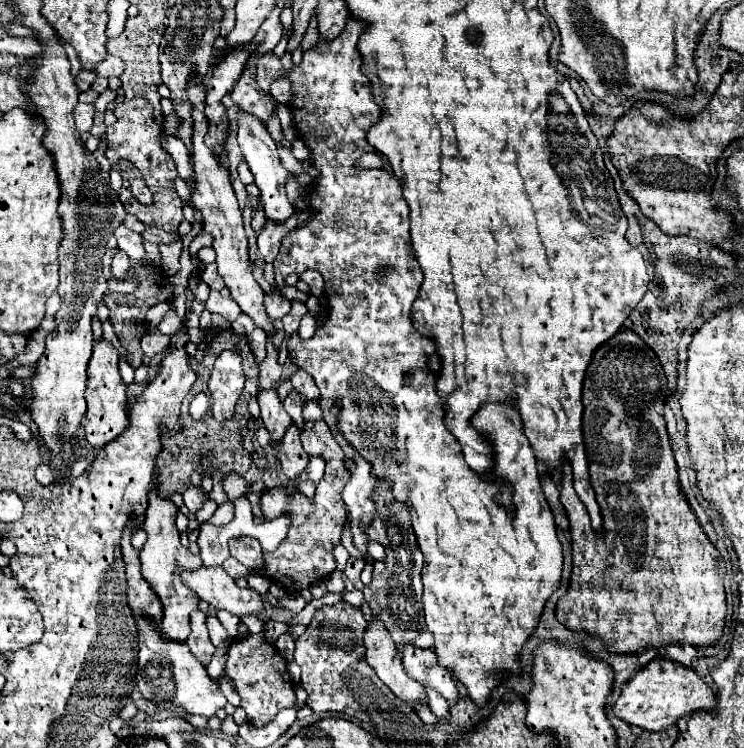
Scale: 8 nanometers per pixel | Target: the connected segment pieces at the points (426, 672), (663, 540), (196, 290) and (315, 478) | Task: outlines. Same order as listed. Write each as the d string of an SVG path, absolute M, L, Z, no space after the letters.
M406 644L400 648L400 652L402 652L404 670L410 678L420 682L422 686L432 686L434 690L438 690L450 706L458 702L460 696L458 696L456 682L452 674L448 674L448 670L438 666L434 650L420 650L414 648L412 644Z
M620 330L614 338L610 338L606 344L602 344L596 352L594 358L588 366L586 372L586 380L584 380L584 418L582 418L582 430L584 430L584 444L586 444L586 452L588 452L588 462L590 462L590 476L592 476L592 486L596 490L596 500L600 504L602 516L604 516L604 534L596 534L590 526L590 516L584 508L584 504L580 502L580 498L576 496L574 488L572 488L572 474L570 474L570 464L564 464L564 476L562 476L562 484L560 484L560 500L566 508L568 520L570 520L570 536L572 536L572 556L574 556L574 568L572 568L572 578L570 578L570 588L568 592L558 600L556 606L556 620L560 624L564 624L568 630L572 632L590 632L592 636L600 638L604 642L604 648L612 654L638 654L646 648L654 648L658 652L662 652L666 646L670 644L690 644L694 648L706 648L706 646L714 646L720 636L722 636L722 628L724 628L724 616L726 616L726 596L724 596L724 560L720 560L720 552L714 548L714 544L708 540L708 536L702 532L694 512L690 510L690 504L684 500L682 490L680 490L680 482L678 482L678 466L674 462L672 456L672 446L670 446L670 438L666 434L666 426L664 426L664 414L662 414L662 406L664 406L664 398L660 396L660 364L654 356L654 352L642 342L642 338L638 338L632 330Z
M192 274L189 279L188 287L191 288L194 296L196 296L199 302L205 303L210 294L210 288L203 280L198 279L197 276Z
M310 456L310 462L306 466L306 470L302 472L300 480L312 480L312 482L320 482L320 478L324 476L324 458L322 456Z

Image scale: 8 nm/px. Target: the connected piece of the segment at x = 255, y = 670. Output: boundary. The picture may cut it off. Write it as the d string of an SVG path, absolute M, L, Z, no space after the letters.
M264 632L260 634L248 634L246 638L236 638L228 648L228 660L224 666L222 676L226 676L236 692L242 698L242 708L246 712L246 718L252 726L266 726L274 720L274 716L282 708L292 708L296 704L294 686L290 682L286 660L278 650L264 638Z

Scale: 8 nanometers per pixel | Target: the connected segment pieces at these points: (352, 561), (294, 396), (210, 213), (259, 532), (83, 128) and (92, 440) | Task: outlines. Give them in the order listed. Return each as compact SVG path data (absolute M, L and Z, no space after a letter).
M350 556L348 558L348 564L346 564L346 570L344 570L344 574L350 578L350 582L354 584L354 588L358 588L358 590L362 590L362 582L360 582L360 572L362 572L362 568L364 568L364 560L362 558L354 558L354 556Z
M292 392L292 394L284 400L284 408L286 408L286 412L290 414L292 422L294 422L300 430L304 430L304 420L302 420L302 396L300 396L298 392Z
M194 78L188 86L188 98L194 106L192 118L194 118L194 154L192 154L192 168L194 168L194 192L192 192L192 204L202 212L204 218L204 228L214 236L214 252L216 252L216 266L220 276L224 278L228 290L230 290L230 298L240 306L240 310L244 314L248 314L254 322L254 328L260 328L266 332L268 338L272 338L276 334L266 308L264 308L264 292L260 288L260 284L254 280L252 276L252 268L248 262L248 238L244 232L244 224L242 224L242 214L230 184L230 174L226 168L220 166L218 158L214 156L214 152L204 144L204 136L208 132L208 122L204 116L204 98L206 98L206 88L202 86L202 82L198 78Z
M280 516L276 520L256 524L256 530L252 530L252 536L260 540L264 552L272 552L286 538L288 526L290 526L290 518L288 516Z
M84 102L76 104L76 108L74 108L72 114L74 114L76 127L81 134L91 130L94 112L96 112L94 104L84 104Z
M102 338L100 342L96 342L96 346L92 350L92 358L88 362L88 386L84 392L84 398L88 402L88 412L82 422L84 432L86 432L86 440L94 448L102 448L110 440L114 440L122 430L128 428L126 384L120 378L118 360L120 360L120 354L108 340Z

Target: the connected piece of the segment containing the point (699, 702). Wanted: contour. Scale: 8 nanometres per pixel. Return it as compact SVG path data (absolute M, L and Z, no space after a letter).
M656 658L632 676L632 680L624 686L620 698L616 700L612 712L616 718L632 726L660 732L676 724L688 712L714 712L716 704L716 694L692 668L674 664L664 658Z

